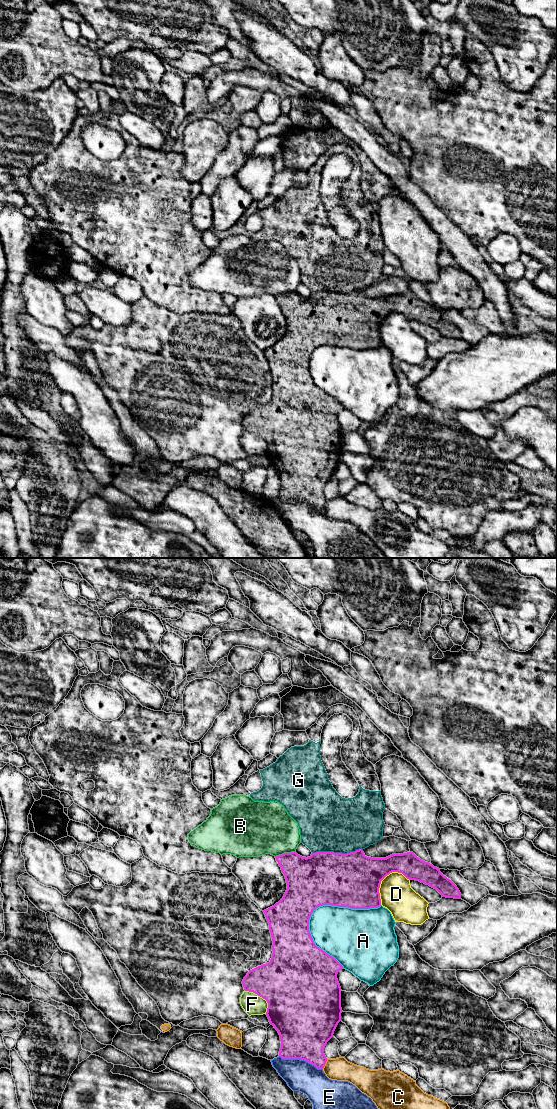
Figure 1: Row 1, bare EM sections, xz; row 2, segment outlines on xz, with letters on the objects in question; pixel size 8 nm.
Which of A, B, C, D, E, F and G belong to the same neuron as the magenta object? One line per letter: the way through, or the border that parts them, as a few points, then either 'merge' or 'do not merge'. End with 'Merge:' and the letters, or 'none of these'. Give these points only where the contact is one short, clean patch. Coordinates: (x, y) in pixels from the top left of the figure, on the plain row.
A: do not merge
B: do not merge
C: do not merge
D: do not merge
E: do not merge
F: do not merge
G: do not merge
Merge: none of these

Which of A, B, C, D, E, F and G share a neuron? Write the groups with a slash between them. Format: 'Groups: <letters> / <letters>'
Groups: A / B / C / D / E / F / G

